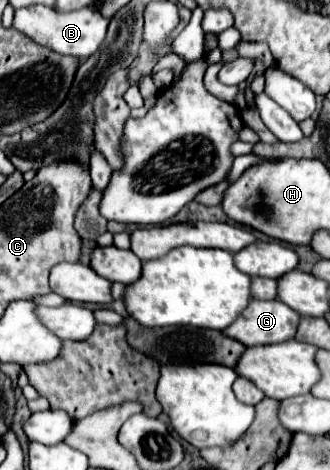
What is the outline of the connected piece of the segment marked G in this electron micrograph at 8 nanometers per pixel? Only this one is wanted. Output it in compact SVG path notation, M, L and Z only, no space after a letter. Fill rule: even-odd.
M251 299L249 307L223 331L225 335L239 339L245 347L271 345L293 339L297 331L299 315L285 303Z

